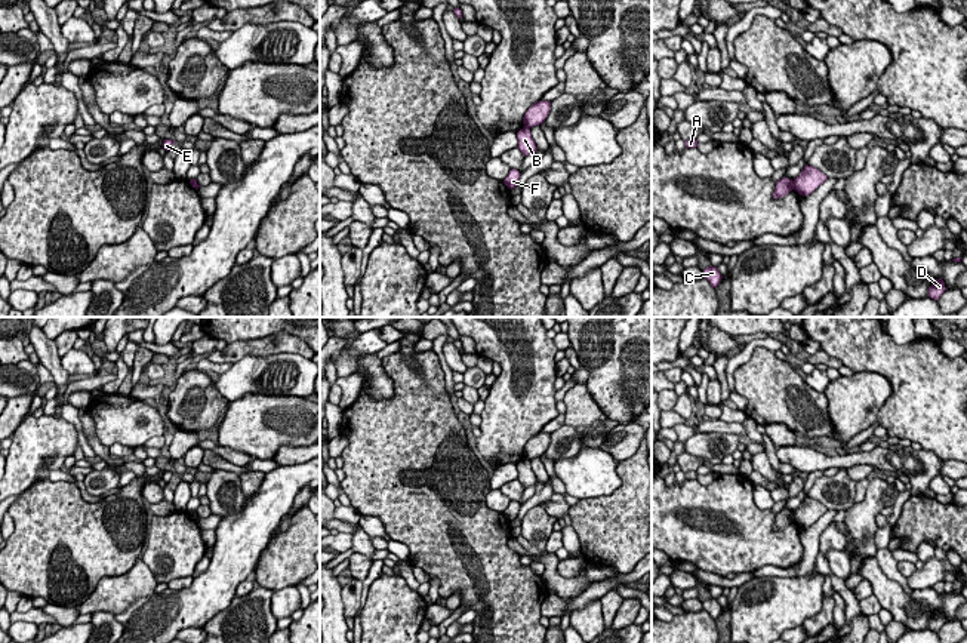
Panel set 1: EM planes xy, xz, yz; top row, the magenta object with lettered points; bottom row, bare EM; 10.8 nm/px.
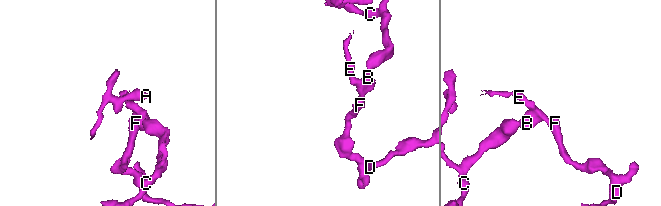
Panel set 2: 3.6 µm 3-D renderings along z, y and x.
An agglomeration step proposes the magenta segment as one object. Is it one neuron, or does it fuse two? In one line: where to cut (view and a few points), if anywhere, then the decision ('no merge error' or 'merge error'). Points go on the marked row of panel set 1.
yz (792, 181), (794, 188) | merge error

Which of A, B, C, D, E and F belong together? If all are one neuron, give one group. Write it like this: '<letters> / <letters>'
A C / B D E F

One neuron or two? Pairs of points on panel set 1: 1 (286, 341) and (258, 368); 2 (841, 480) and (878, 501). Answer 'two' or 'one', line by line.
1: two
2: two

